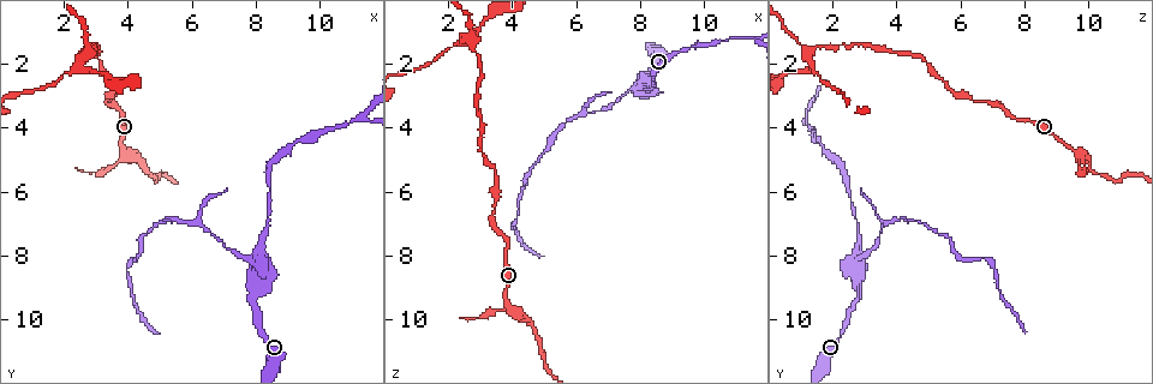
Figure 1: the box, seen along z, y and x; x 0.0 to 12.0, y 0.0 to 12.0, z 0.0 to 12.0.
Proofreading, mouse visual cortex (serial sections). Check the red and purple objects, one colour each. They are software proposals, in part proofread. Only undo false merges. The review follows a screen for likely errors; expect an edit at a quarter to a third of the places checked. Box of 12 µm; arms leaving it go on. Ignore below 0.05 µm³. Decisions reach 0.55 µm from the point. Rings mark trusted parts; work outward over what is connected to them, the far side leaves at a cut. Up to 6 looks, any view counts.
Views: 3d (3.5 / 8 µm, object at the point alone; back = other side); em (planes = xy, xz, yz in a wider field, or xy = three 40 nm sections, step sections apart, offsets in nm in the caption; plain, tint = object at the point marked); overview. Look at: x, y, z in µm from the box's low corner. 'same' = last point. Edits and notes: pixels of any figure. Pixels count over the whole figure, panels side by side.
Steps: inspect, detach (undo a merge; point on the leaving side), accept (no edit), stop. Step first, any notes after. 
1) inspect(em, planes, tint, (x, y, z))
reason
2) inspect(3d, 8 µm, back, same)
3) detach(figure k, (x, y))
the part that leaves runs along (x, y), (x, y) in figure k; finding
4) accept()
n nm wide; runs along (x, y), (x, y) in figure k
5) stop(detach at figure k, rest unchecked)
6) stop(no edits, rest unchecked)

inspect(3d, 3.5 µm, (8.1, 7.9, 2.8))

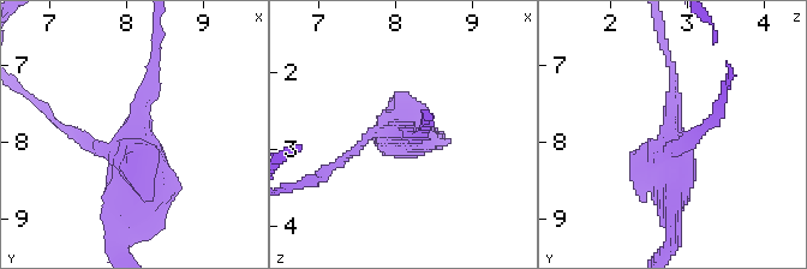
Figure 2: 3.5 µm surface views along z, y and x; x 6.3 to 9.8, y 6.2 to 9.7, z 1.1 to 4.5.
inspect(em, xy, step 2, tint, (8.10, 7.90, 2.75))
3 arms; arms of 100, 150, 250 nm

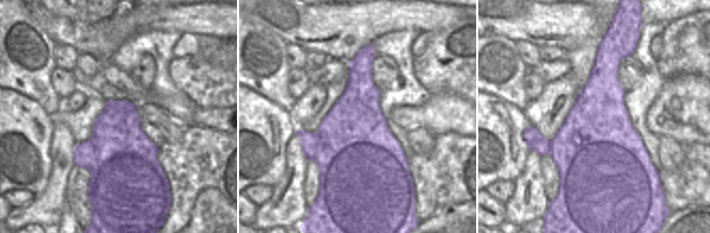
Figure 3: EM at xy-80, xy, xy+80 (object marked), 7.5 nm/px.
detach(figure 2, (693, 135))
the part that leaves runs along (670, 153), (711, 123), (725, 89) in figure 2; two cells meet here

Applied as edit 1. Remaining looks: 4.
inspect(overview)
redraw

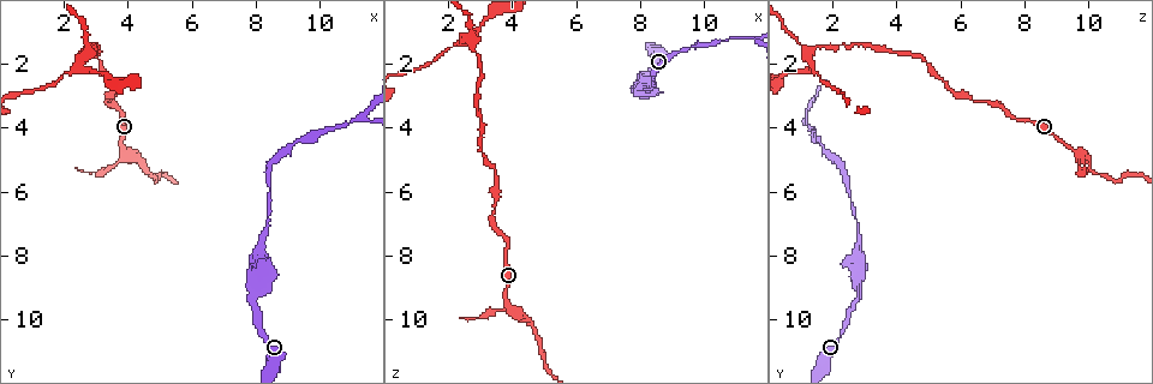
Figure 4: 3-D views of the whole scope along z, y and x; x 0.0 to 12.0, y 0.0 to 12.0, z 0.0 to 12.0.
inspect(3d, 8 µm, back, (11.3, 3.6, 1.1))
thin neck

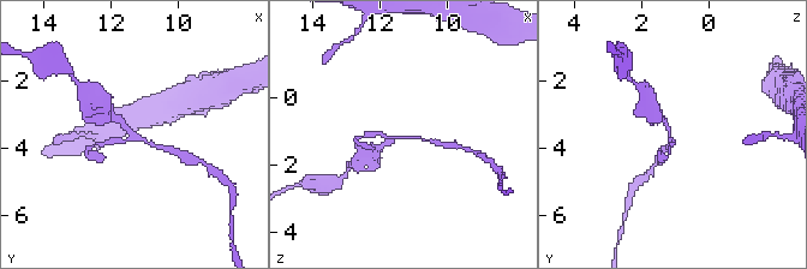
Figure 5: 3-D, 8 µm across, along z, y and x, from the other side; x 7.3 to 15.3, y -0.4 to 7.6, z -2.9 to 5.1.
inspect(em, xy, step 1, tint, (11.3, 3.6, 1.2))

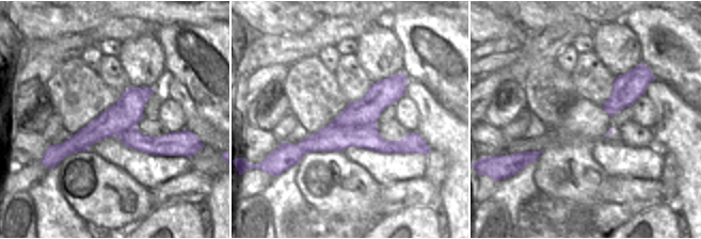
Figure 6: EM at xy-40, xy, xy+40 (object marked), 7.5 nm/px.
accept()
320 nm wide; runs along (418, 138), (403, 146), (285, 146) in figure 6; all the same cell

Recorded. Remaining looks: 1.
stop(detach at figure 2, rest unchecked)

